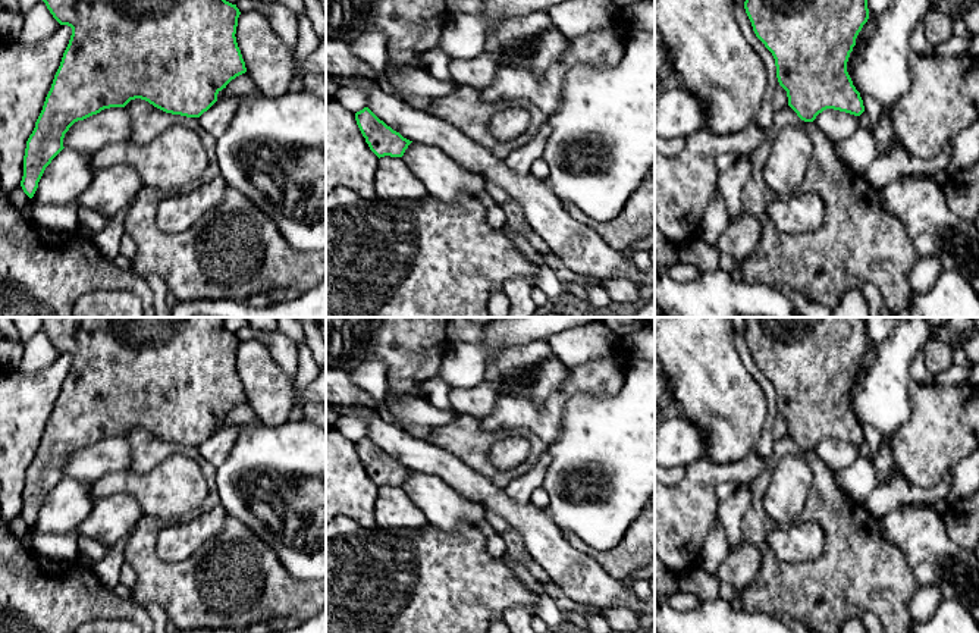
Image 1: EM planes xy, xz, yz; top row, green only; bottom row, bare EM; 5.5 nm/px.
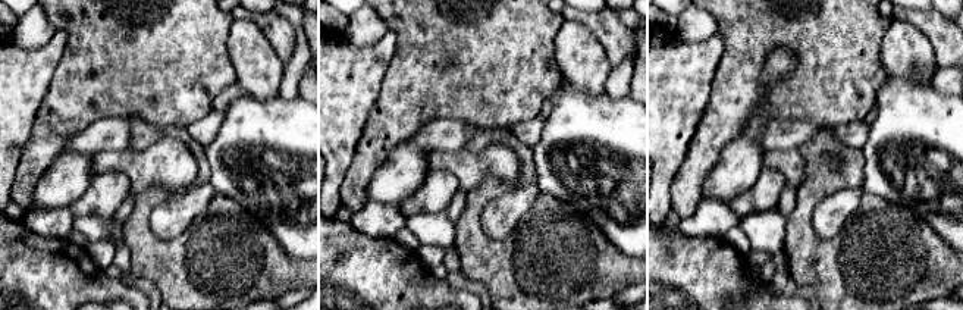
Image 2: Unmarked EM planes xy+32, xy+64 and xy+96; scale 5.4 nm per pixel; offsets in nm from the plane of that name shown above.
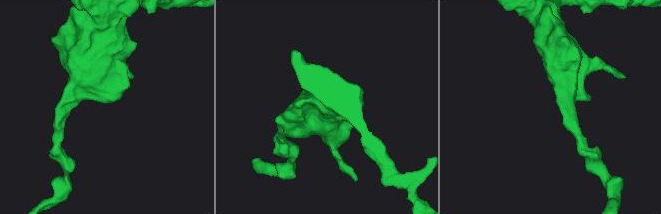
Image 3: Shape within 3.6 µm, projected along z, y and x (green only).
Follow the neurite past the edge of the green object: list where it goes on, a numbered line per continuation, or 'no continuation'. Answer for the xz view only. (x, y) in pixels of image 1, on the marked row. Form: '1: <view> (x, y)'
no continuation

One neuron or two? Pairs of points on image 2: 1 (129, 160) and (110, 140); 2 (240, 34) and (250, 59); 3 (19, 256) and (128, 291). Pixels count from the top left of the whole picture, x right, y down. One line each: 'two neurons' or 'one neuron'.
1: two neurons
2: one neuron
3: one neuron

